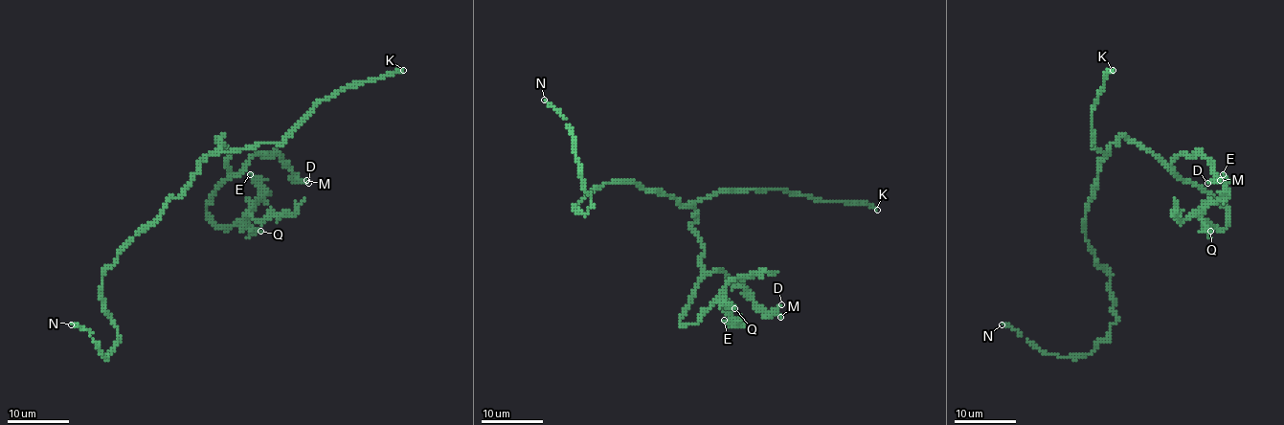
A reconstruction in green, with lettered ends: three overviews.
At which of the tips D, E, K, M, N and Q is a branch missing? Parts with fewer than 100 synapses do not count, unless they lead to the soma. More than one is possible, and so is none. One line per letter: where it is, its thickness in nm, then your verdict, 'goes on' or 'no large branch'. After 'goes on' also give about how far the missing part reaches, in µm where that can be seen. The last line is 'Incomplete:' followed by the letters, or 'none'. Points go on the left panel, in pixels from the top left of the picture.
D: place (308, 183); calibre 140 nm; no large branch
E: place (250, 174); calibre 190 nm; no large branch
K: place (403, 70); calibre 400 nm; goes on; missing 250 µm
M: place (306, 180); calibre 180 nm; no large branch
N: place (71, 324); calibre 140 nm; no large branch
Q: place (260, 231); calibre 400 nm; no large branch
Incomplete: K

